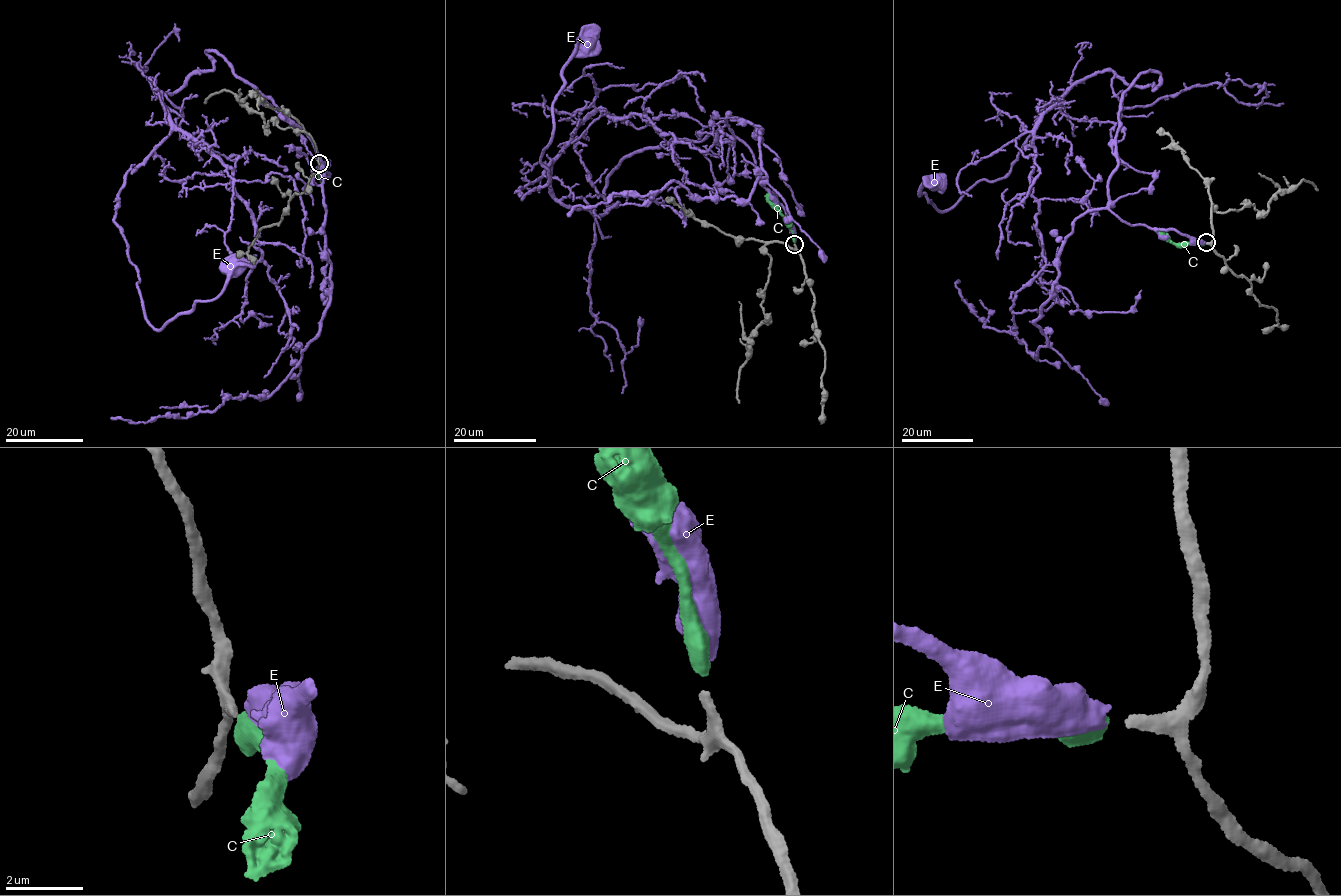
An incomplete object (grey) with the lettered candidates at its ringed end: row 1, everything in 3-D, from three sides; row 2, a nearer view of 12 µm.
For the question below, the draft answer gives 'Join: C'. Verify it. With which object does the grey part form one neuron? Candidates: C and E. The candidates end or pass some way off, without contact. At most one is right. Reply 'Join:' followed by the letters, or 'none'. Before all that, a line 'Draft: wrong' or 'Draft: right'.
Draft: wrong
Join: E

